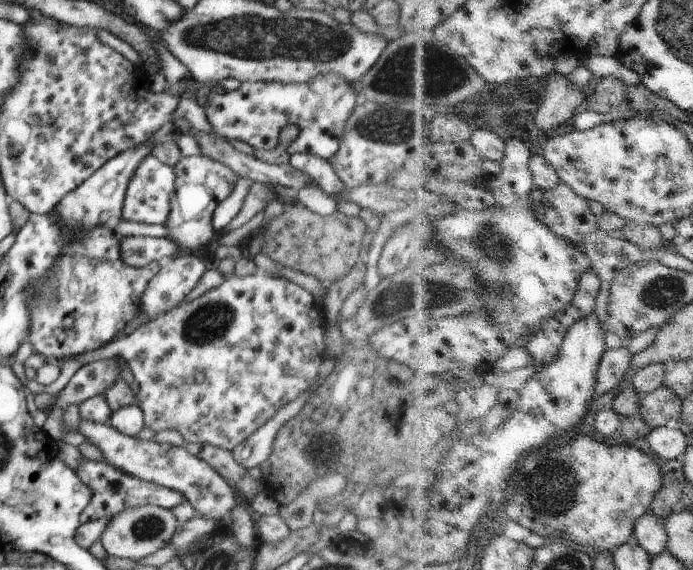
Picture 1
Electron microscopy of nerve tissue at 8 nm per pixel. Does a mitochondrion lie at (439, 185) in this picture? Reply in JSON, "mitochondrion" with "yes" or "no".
{"mitochondrion":"no"}

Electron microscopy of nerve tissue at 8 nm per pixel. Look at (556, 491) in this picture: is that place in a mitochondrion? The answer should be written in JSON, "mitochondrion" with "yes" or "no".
{"mitochondrion":"yes"}

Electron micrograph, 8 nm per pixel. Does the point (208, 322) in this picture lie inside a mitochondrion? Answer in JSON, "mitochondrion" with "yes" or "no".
{"mitochondrion":"yes"}

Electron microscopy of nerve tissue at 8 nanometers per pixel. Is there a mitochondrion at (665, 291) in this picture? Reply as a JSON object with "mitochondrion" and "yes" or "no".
{"mitochondrion":"yes"}

